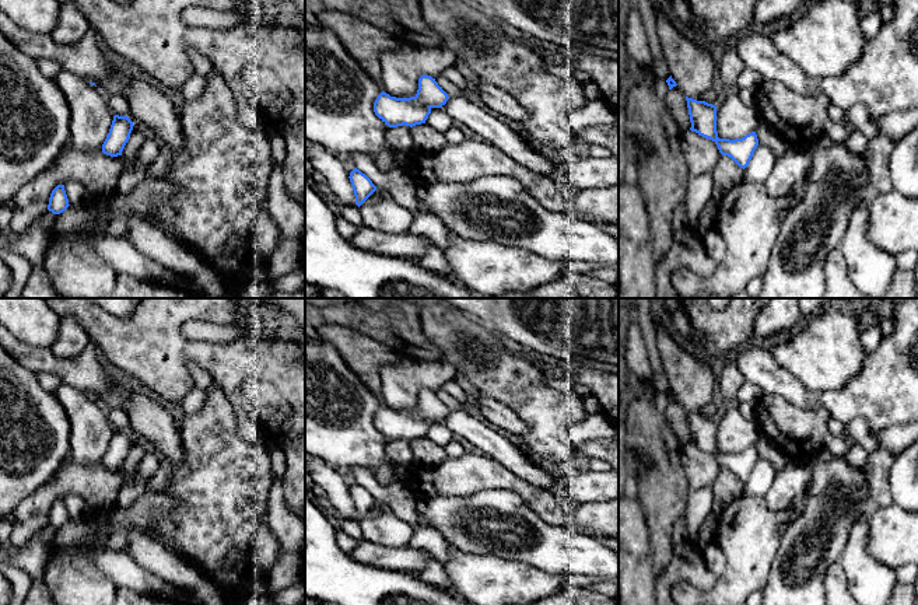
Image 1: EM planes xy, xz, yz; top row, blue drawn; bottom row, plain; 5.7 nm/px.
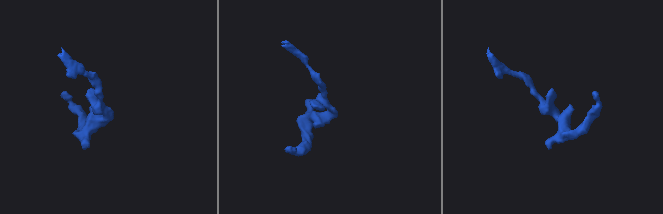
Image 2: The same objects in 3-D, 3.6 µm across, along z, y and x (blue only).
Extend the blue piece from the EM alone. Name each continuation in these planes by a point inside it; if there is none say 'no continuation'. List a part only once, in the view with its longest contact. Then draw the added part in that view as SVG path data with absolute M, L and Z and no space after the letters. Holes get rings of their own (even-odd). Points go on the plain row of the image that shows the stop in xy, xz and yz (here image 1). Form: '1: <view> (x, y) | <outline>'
no continuation

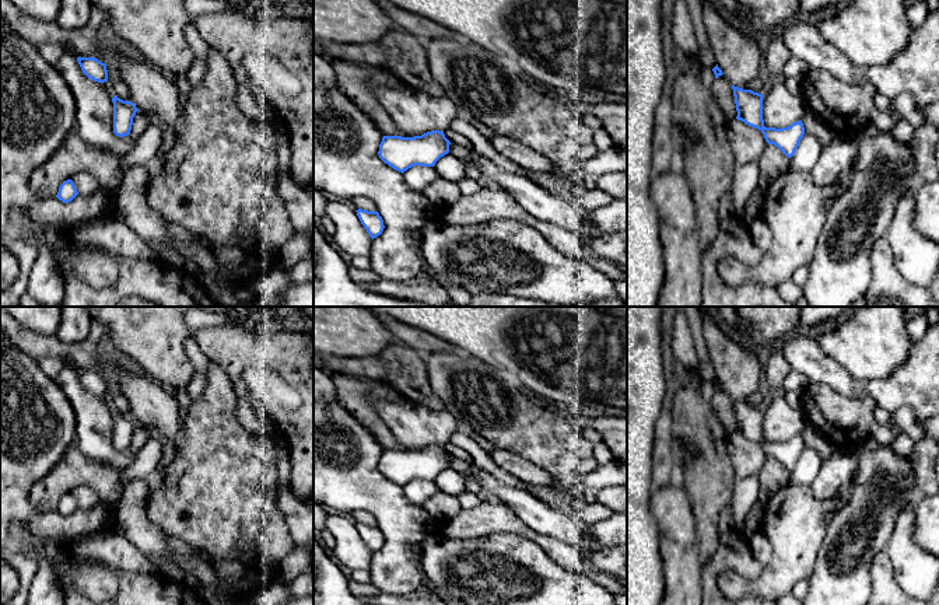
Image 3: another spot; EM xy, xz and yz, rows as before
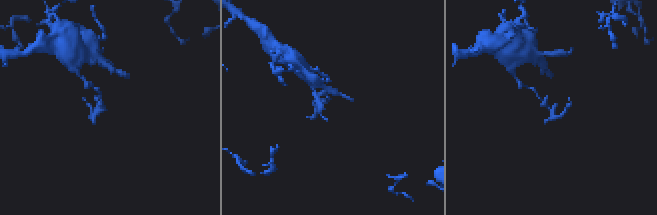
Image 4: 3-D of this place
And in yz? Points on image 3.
no continuation

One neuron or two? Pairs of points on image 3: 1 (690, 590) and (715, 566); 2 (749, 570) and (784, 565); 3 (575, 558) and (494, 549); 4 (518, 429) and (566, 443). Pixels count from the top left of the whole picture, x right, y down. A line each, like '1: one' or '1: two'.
1: two
2: two
3: two
4: one

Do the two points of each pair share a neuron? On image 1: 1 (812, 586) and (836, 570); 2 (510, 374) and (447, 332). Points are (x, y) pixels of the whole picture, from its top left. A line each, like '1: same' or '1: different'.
1: different
2: same

